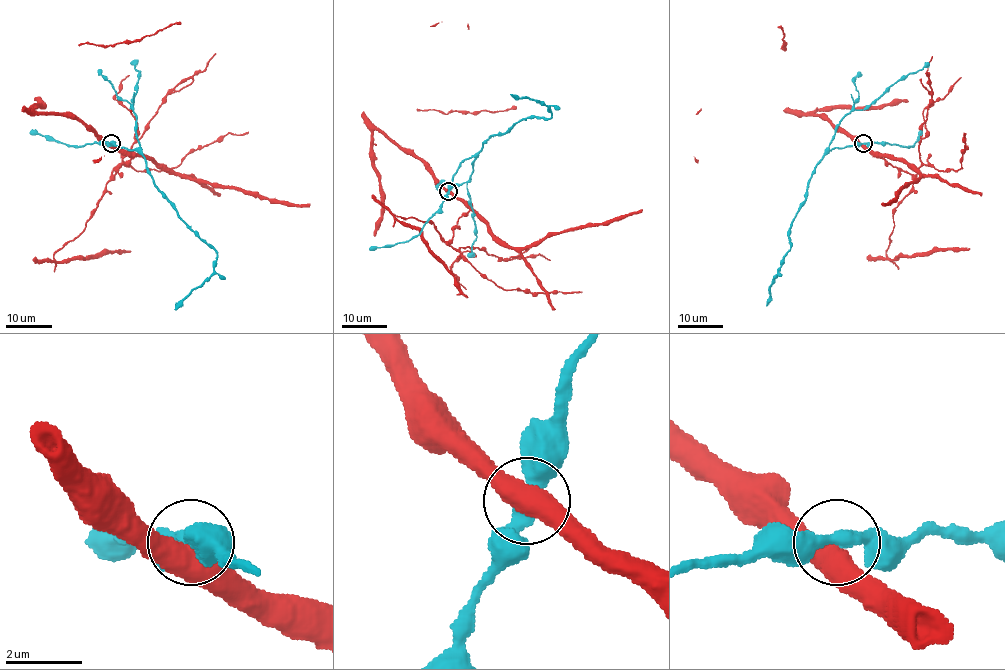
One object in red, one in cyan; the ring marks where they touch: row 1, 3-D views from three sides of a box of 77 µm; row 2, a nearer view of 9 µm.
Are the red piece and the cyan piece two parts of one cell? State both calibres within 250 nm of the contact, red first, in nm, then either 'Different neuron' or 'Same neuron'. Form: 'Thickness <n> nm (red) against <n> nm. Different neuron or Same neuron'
Thickness 550 nm (red) against 400 nm. Same neuron

